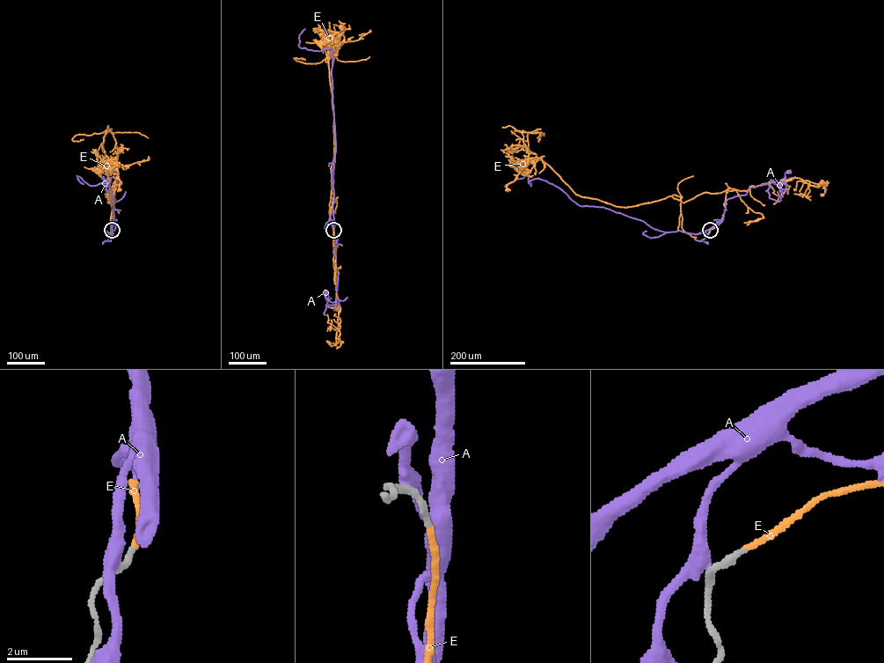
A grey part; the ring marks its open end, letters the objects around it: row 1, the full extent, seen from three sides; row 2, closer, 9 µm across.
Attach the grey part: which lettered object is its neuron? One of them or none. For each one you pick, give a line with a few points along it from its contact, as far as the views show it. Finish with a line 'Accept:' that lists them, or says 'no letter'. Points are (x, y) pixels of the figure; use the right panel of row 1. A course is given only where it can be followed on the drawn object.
E: course (710, 230), (726, 210), (726, 190), (617, 207), (576, 195), (537, 159), (507, 189)
Accept: E

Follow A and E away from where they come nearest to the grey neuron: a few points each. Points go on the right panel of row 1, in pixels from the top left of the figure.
A: (710, 230), (721, 221), (726, 200), (746, 195), (752, 186), (779, 182), (788, 172)
E: (710, 230), (726, 210), (726, 190), (617, 207), (576, 195), (537, 159), (507, 189)

